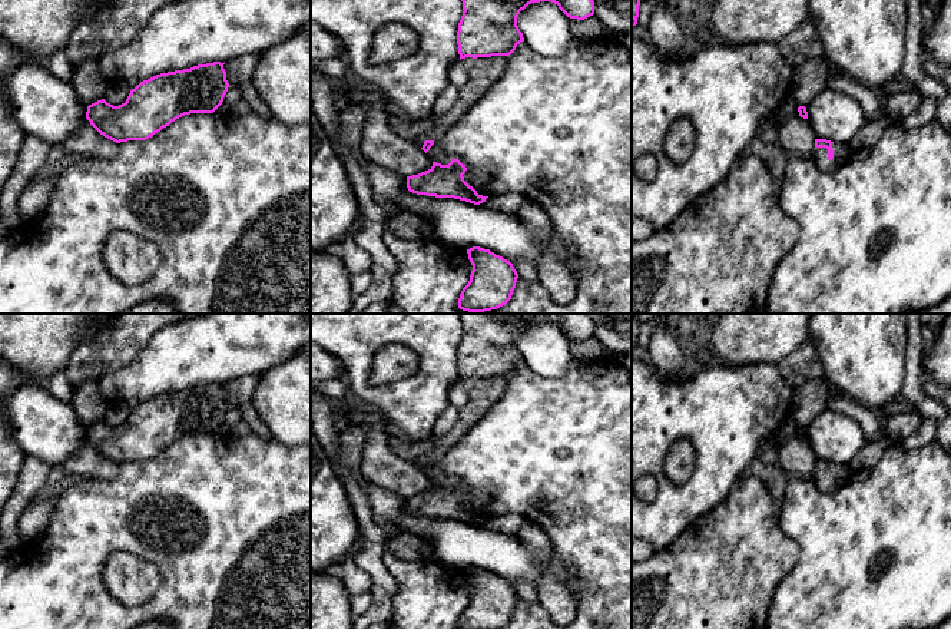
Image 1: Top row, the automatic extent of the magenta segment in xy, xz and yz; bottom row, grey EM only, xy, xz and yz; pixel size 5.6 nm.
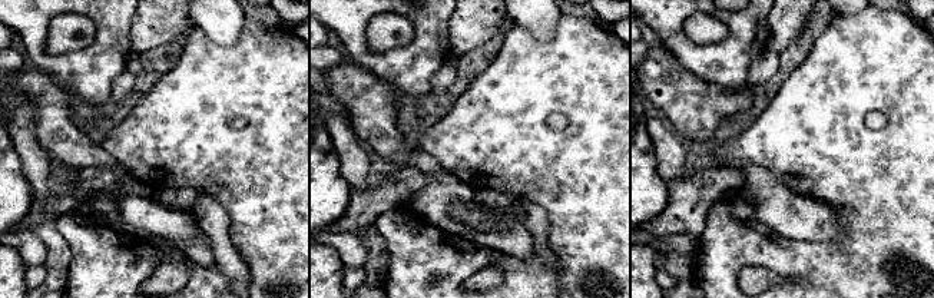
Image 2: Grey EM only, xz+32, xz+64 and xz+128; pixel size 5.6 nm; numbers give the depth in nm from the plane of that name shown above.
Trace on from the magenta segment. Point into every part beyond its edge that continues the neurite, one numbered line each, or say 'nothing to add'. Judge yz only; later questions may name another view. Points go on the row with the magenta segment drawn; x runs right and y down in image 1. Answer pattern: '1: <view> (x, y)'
1: yz (841, 152)

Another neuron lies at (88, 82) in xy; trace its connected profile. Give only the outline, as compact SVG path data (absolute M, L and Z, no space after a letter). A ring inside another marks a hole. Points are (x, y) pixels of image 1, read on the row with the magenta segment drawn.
M99 60L74 66L70 85L85 106L105 99L107 82L100 73Z

